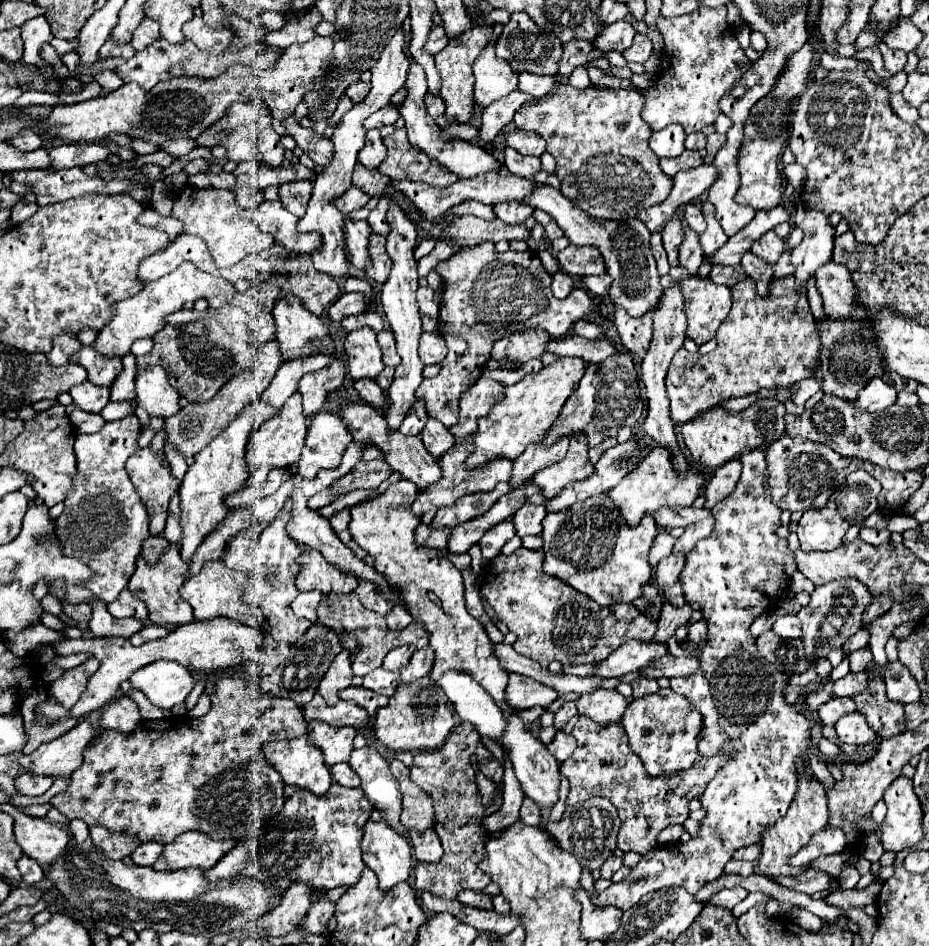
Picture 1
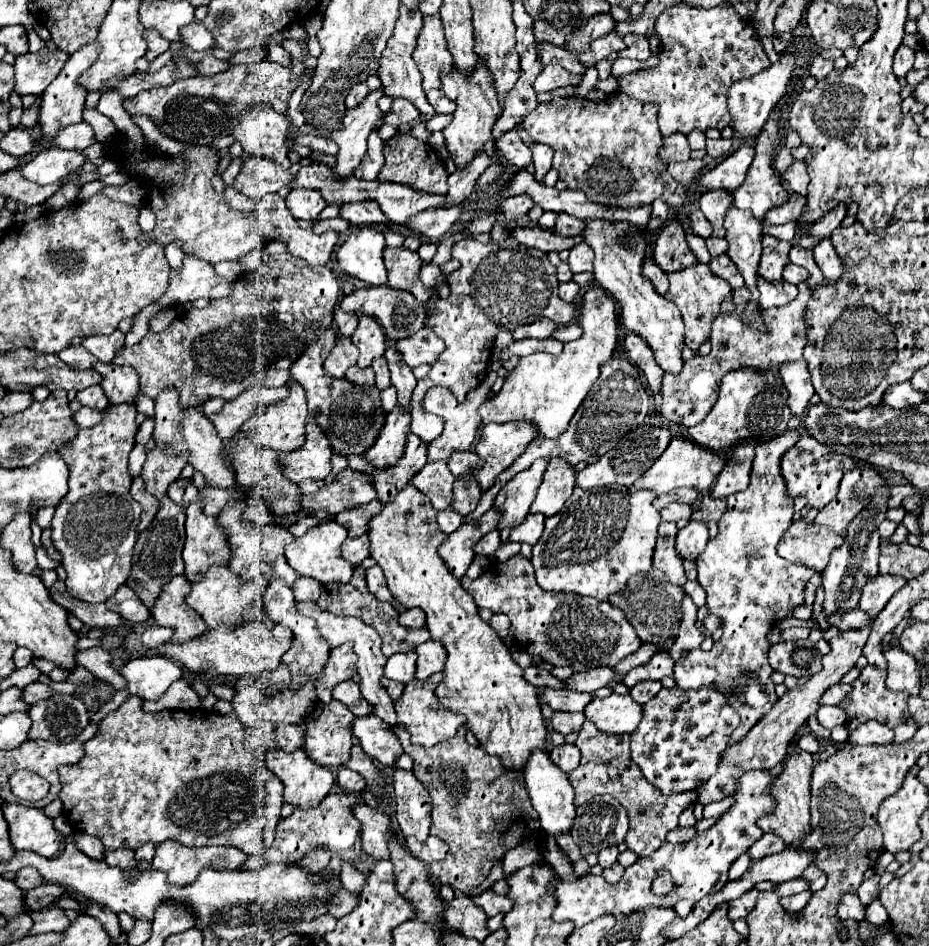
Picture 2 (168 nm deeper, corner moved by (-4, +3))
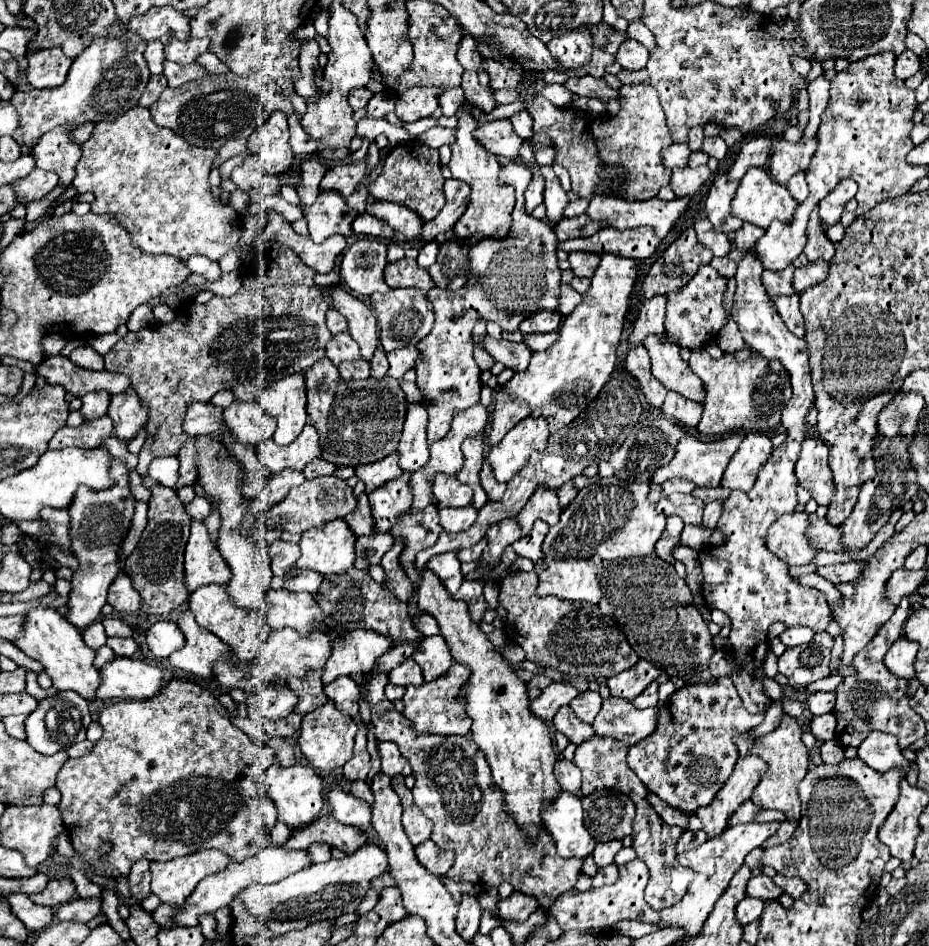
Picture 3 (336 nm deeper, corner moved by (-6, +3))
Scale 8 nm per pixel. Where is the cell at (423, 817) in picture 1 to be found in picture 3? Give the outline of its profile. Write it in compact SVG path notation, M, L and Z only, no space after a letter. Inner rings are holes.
M394 777L394 779L392 779L392 785L394 785L394 791L398 793L398 797L400 797L400 801L402 801L402 807L404 807L404 813L402 813L404 833L408 835L410 843L416 847L416 845L424 843L426 839L430 839L430 835L432 835L432 823L430 823L430 819L426 819L424 813L414 805L414 801L412 801L412 791L406 789L402 777Z

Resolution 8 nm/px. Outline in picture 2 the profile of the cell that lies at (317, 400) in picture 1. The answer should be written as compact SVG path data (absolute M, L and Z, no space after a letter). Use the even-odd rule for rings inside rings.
M338 337L332 353L324 361L324 371L334 377L344 377L348 367L356 365L358 349L350 341L350 337Z

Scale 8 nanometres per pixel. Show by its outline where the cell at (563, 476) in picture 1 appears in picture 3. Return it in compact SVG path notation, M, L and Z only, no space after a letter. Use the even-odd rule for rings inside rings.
M538 487L538 491L532 495L532 499L526 503L526 507L516 519L522 533L526 535L536 519L542 519L548 525L554 525L558 523L558 517L560 517L560 503L558 503L556 491L550 487Z

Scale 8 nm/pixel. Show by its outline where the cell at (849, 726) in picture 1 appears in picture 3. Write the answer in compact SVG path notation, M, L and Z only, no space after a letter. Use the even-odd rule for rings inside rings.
M872 731L864 739L864 743L858 747L858 757L878 773L900 769L904 775L908 775L910 771L910 761L906 761L906 757L902 755L898 739L882 731Z

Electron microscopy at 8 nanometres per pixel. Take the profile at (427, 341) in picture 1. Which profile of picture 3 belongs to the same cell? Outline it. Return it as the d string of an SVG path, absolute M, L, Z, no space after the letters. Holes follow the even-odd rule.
M402 347L398 351L388 353L388 375L394 379L402 379L402 375L414 367L414 361L418 359L418 349L416 347Z

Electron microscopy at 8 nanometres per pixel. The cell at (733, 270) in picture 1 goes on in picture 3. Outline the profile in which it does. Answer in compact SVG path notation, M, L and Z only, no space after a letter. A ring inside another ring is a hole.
M712 257L710 265L712 265L714 269L718 269L718 271L720 271L724 277L728 277L728 279L736 273L736 261L732 261L730 257Z

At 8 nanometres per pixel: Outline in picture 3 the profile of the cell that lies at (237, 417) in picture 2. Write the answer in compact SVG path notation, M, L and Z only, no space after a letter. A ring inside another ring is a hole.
M190 403L186 417L184 417L184 431L190 437L208 435L212 431L218 431L222 425L222 409L212 403Z

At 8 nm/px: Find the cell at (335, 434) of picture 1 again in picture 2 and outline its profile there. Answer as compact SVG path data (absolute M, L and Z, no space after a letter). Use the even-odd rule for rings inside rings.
M310 421L306 425L306 443L300 451L296 453L288 453L288 455L280 455L284 469L284 475L294 481L300 483L306 477L312 479L324 479L330 471L330 457L332 457L332 445L328 443L328 439L324 439L324 433L320 431L320 427L316 427L314 421Z

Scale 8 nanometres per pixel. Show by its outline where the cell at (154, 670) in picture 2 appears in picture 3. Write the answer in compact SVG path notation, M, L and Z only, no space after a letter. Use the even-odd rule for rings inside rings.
M114 657L110 659L104 667L102 667L102 687L96 691L98 699L150 699L154 695L158 695L158 691L162 689L162 671L146 661L140 659L130 659L130 657Z

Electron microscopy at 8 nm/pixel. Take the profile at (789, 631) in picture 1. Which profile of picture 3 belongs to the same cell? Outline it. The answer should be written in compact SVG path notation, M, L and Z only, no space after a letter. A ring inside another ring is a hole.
M790 627L790 629L784 629L780 633L780 641L786 645L786 647L796 647L796 645L804 645L804 643L810 643L814 637L812 629L808 627Z

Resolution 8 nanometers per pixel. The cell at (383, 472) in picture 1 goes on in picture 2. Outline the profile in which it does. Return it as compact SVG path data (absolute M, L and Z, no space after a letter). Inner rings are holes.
M344 469L330 485L324 485L314 495L304 495L302 509L308 509L310 515L324 519L328 515L336 515L358 505L366 505L374 497L376 489L366 473Z

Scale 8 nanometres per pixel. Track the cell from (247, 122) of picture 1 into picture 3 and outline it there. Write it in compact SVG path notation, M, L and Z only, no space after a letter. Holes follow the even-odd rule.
M276 111L264 125L260 125L248 139L248 149L264 161L264 171L270 175L280 175L284 173L292 159L294 153L288 145L288 121L282 111Z

